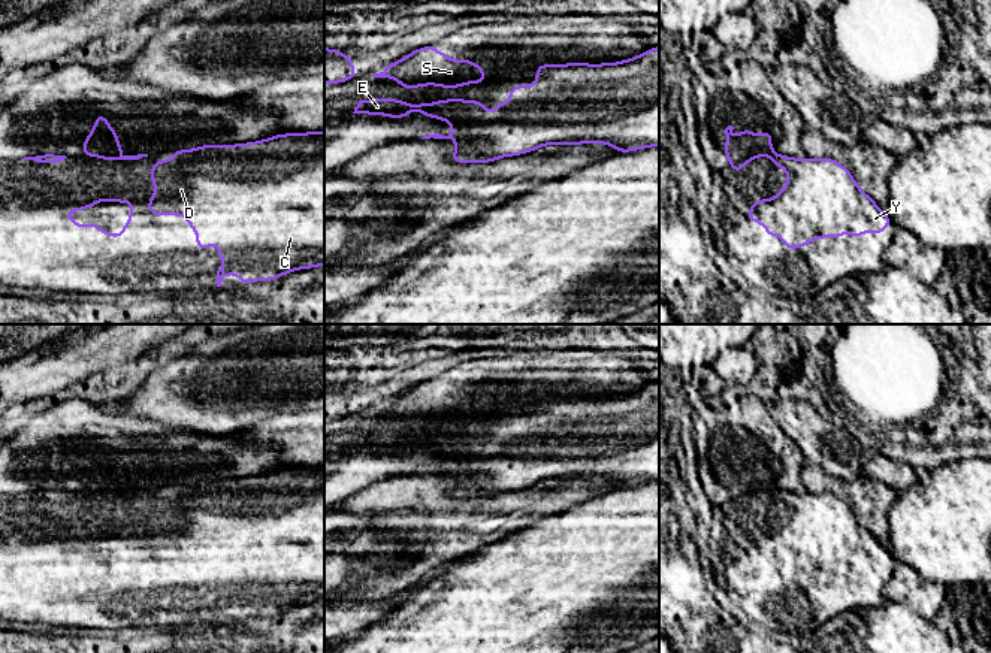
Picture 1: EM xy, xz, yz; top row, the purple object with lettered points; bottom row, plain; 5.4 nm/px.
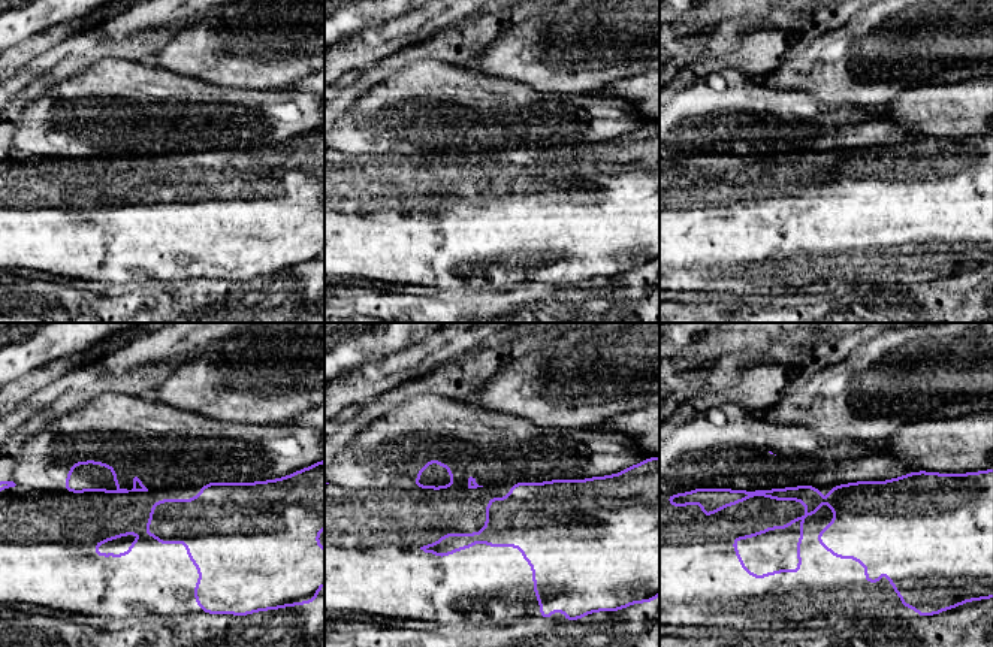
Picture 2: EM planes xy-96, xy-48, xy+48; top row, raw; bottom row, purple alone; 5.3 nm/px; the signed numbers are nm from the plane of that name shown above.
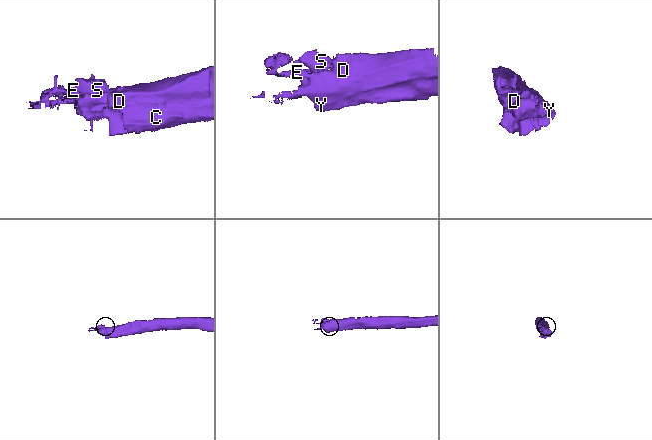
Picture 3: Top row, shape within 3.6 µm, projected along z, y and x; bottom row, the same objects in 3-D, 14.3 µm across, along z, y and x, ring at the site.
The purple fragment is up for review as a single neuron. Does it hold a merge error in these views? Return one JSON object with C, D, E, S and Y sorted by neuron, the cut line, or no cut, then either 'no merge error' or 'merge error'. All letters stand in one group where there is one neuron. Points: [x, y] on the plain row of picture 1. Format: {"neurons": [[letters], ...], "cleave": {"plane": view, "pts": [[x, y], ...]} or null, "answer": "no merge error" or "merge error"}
{"neurons": [["C", "D", "E", "Y"], ["S"]], "cleave": {"plane": "xy", "pts": [[121, 489], [102, 492]]}, "answer": "merge error"}

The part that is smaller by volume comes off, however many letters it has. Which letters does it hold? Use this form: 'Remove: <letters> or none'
Remove: S

